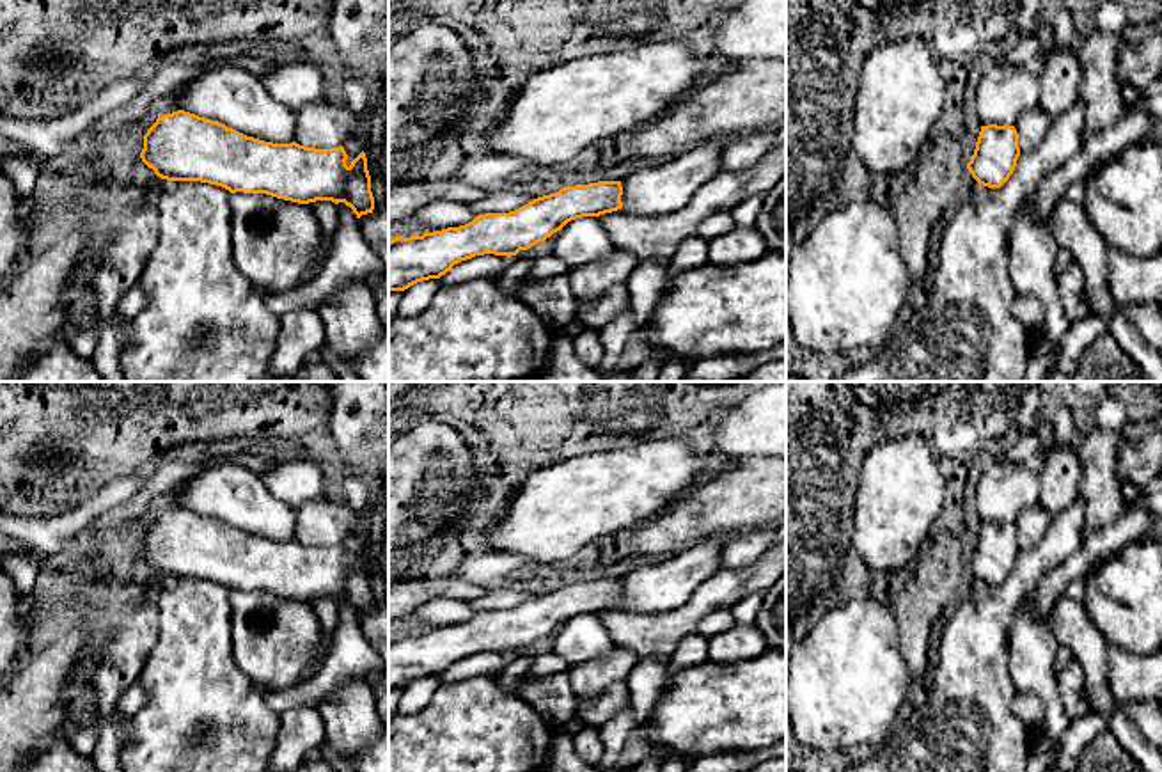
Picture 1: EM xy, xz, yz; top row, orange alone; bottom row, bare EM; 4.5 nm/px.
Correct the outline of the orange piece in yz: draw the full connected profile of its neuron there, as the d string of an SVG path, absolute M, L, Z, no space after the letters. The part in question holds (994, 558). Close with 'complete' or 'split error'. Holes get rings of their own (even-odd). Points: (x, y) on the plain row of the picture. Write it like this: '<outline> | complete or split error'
M997 460L976 488L976 509L981 529L967 561L972 575L988 586L1001 586L1020 554L1018 515L1040 504L1040 470L1032 461L1009 463Z | split error

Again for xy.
M224 461L188 477L179 490L179 504L158 515L144 532L140 555L158 575L209 580L231 591L266 591L298 602L344 600L357 616L373 611L365 550L348 564L342 543L316 547L296 541L296 508L275 497L247 463Z | split error

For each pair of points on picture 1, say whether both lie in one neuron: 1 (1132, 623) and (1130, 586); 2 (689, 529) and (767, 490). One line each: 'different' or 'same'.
1: same
2: same

